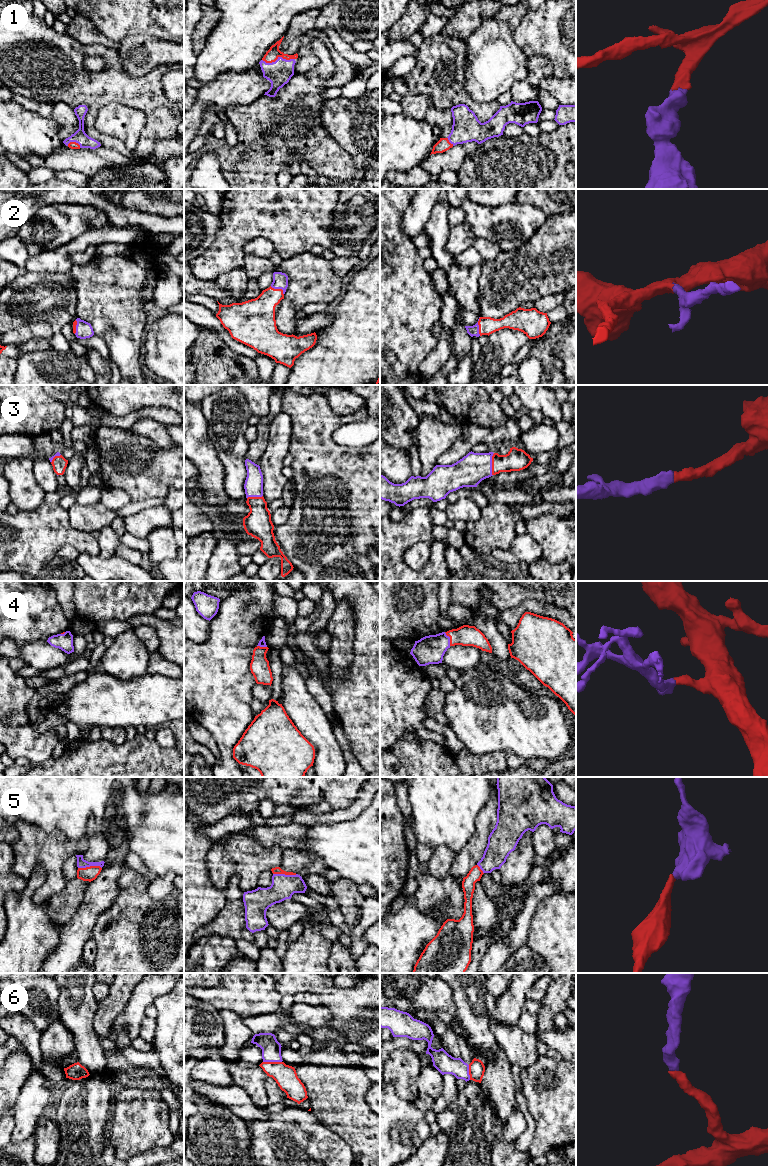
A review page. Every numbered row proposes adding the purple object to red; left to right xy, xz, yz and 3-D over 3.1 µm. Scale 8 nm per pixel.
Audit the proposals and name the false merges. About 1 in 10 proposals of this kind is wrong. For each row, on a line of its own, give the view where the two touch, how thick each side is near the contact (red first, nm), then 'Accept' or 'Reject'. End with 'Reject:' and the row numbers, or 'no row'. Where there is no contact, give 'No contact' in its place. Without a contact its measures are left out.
1: Touches red in xz. Thickness 100 nm (red) against 200 nm. Accept
2: Touches red in yz. Thickness 140 nm (red) against 80 nm. Accept
3: Touches red in yz. Thickness 180 nm (red) against 240 nm. Accept
4: Touches red in yz. Thickness 170 nm (red) against 220 nm. Accept
5: Touches red in xy. Thickness 110 nm (red) against 80 nm. Accept
6: Touches red in xz. Thickness 180 nm (red) against 160 nm. Accept
Reject: no row

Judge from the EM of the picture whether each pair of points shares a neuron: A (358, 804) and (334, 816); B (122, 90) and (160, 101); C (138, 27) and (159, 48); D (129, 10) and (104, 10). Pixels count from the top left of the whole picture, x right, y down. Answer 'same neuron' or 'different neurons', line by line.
A: same neuron
B: same neuron
C: different neurons
D: same neuron

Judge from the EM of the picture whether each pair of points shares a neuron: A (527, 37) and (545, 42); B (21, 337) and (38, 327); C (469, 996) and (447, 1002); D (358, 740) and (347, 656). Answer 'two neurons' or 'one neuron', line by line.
A: one neuron
B: one neuron
C: two neurons
D: two neurons

